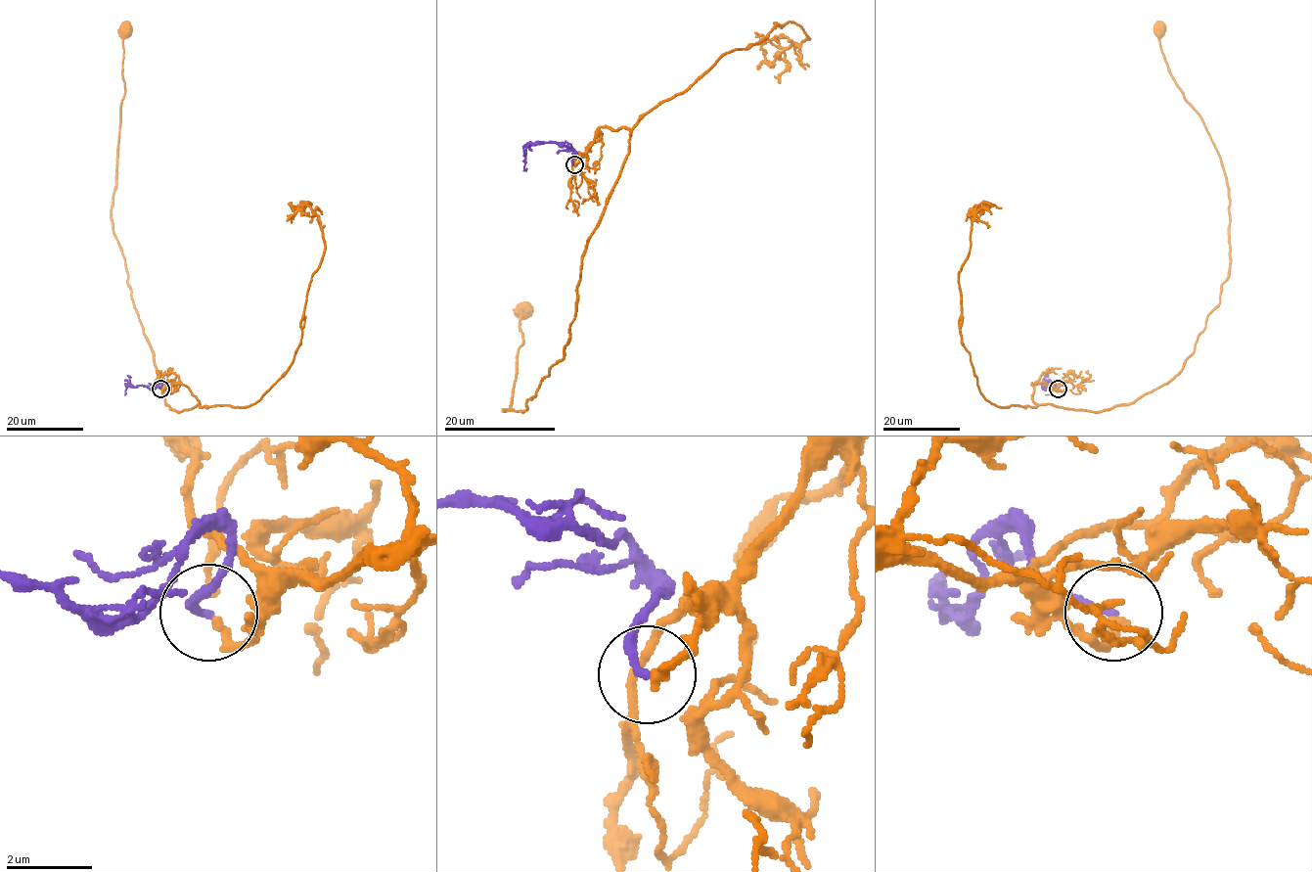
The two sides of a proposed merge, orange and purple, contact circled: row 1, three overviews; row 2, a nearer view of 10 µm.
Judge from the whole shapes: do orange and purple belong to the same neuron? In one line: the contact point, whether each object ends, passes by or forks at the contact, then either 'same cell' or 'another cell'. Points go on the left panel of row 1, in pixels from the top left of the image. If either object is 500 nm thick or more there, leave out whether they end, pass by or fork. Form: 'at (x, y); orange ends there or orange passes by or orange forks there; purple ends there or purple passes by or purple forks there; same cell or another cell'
at (160, 389); orange ends there; purple ends there; same cell

